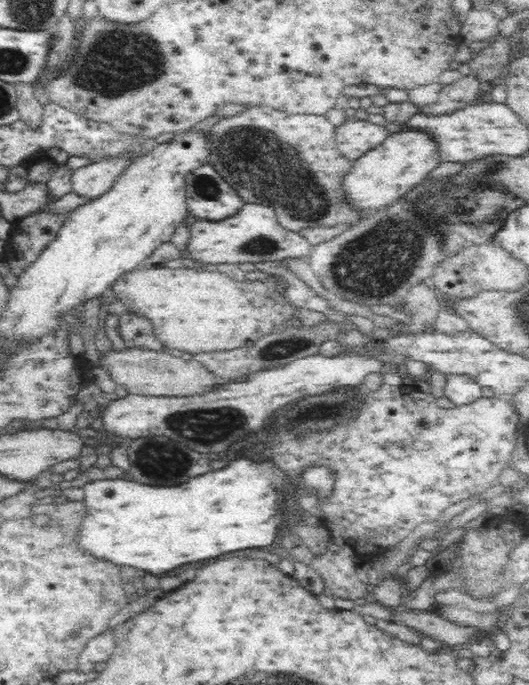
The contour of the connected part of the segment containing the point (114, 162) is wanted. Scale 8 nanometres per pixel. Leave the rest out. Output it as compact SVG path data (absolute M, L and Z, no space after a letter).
M127 156L124 158L106 158L76 169L71 179L72 190L84 200L98 198L108 192L128 168Z

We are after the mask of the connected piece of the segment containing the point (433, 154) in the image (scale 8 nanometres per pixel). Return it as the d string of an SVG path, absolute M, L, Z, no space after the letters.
M404 130L387 136L382 144L365 152L362 158L354 159L352 170L348 170L342 178L342 190L352 210L366 214L372 208L386 208L400 196L406 196L416 184L428 178L430 172L435 172L439 165L435 142L415 130Z

